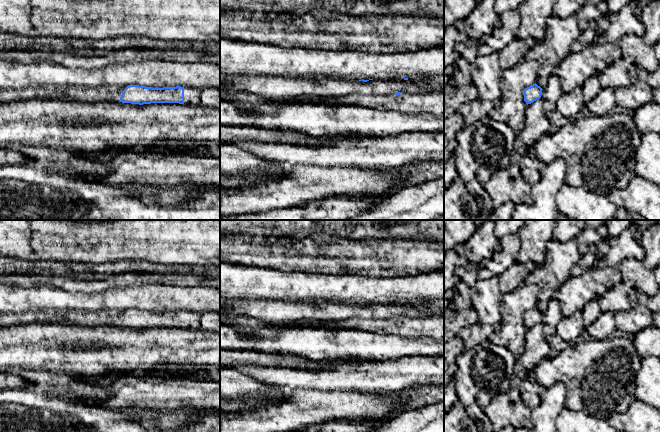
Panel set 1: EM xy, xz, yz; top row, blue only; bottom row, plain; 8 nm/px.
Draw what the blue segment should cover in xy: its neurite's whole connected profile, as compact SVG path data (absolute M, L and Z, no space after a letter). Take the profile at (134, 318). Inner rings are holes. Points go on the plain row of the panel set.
M51 308L47 311L31 311L21 314L1 314L0 326L24 325L31 323L68 323L88 327L96 326L122 326L131 328L151 328L151 327L179 327L186 329L203 329L213 332L220 332L220 312L214 311L163 311L152 312L139 309L129 309L124 314L121 311L97 310L97 311L76 311L76 310L57 310Z

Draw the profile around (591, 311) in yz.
M590 300L581 312L584 324L587 327L601 315L602 311L598 300Z

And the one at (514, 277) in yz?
M516 261L511 267L504 271L499 278L502 294L507 294L525 284L526 277L536 268L532 262L520 263Z

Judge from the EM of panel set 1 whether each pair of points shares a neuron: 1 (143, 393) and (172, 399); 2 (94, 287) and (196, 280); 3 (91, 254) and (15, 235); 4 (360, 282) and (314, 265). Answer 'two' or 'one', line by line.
1: one
2: one
3: one
4: two

